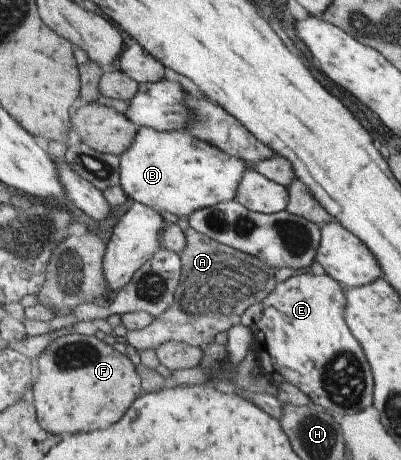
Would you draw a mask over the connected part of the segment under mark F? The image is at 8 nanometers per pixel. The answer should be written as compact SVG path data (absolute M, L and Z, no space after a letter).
M70 333L57 337L38 355L35 362L35 410L40 424L50 432L78 434L110 428L122 420L134 398L144 394L136 365L132 364L126 354L119 353L95 335Z

